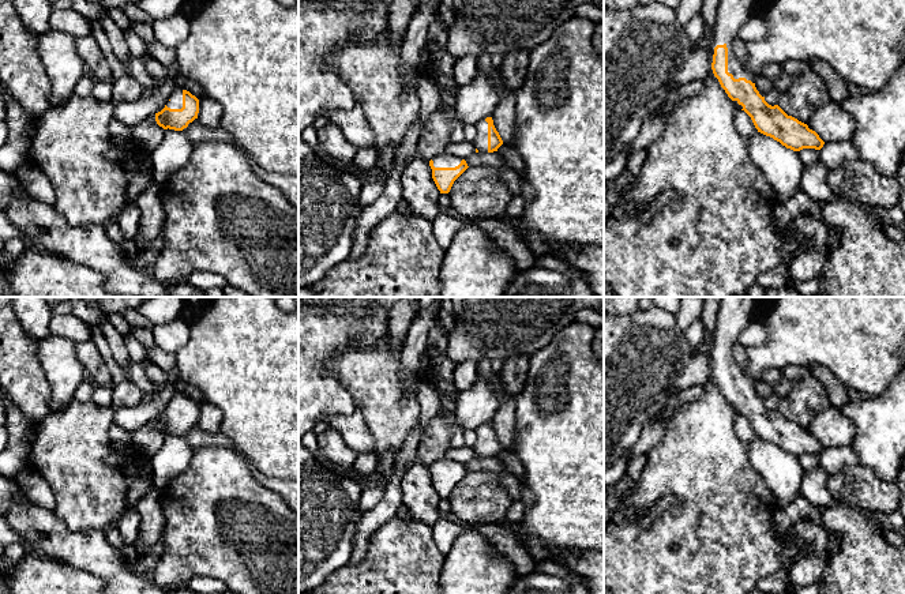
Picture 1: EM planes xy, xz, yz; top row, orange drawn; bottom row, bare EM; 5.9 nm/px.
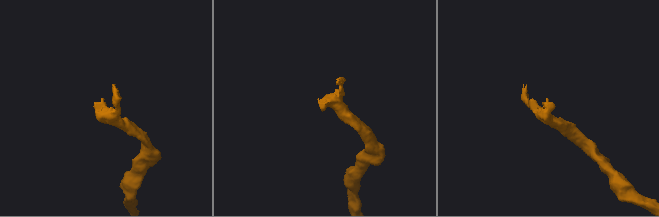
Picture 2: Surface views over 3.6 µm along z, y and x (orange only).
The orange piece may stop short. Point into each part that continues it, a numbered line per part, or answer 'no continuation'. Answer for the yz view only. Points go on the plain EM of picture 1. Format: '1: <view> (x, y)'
1: yz (735, 314)

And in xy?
1: xy (176, 402)

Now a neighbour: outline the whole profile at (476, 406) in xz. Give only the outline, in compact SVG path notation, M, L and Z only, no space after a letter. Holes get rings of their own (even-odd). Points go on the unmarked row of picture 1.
M493 373L489 379L478 376L470 388L459 391L454 414L462 429L476 431L492 422L503 394L508 395L502 387L499 373Z

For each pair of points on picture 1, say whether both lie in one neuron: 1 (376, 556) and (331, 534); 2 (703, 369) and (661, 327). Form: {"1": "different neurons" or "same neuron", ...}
{"1": "different neurons", "2": "different neurons"}

